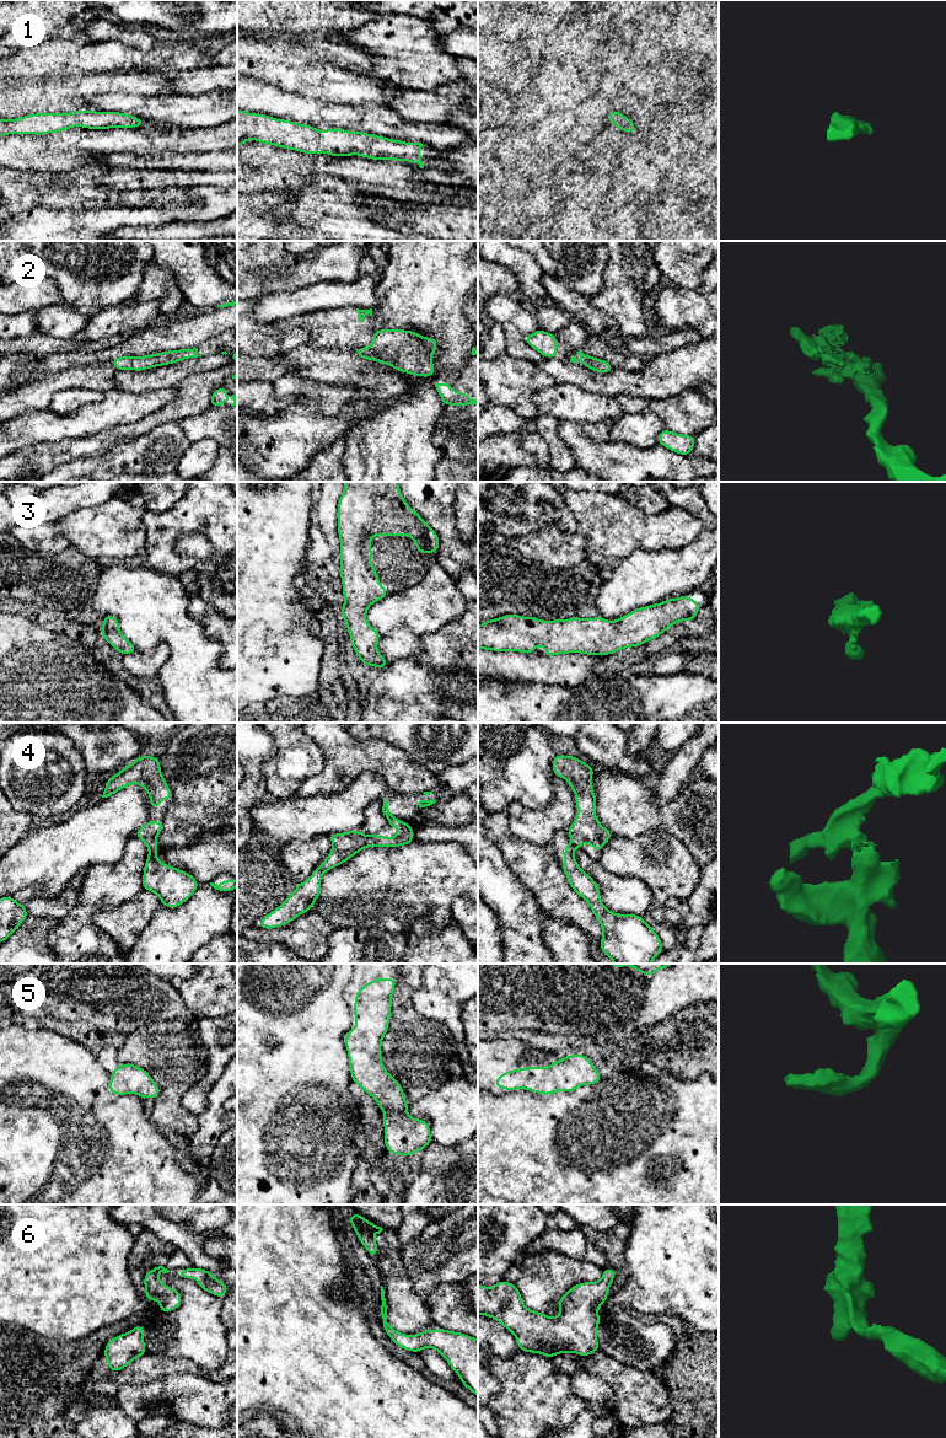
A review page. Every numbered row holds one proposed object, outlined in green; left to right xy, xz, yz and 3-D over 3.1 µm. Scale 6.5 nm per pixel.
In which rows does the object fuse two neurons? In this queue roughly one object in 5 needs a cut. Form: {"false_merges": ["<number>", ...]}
{"false_merges": ["2", "4"]}

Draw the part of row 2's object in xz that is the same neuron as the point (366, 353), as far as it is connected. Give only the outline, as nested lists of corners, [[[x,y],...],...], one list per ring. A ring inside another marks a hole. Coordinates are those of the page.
[[[372,343],[372,344],[370,344],[370,345],[366,347],[366,348],[356,348],[356,349],[354,350],[354,353],[355,353],[359,358],[362,358],[362,359],[373,361],[372,354],[375,353],[375,350],[376,350],[376,345],[375,345],[375,343]]]

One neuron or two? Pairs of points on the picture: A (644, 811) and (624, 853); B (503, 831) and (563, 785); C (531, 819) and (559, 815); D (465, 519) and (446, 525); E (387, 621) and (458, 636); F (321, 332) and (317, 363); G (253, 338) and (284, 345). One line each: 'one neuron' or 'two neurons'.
A: two neurons
B: two neurons
C: one neuron
D: two neurons
E: two neurons
F: two neurons
G: one neuron

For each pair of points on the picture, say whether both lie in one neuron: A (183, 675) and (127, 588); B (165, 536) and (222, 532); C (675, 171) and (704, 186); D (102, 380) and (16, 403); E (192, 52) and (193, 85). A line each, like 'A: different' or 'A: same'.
A: same
B: same
C: same
D: same
E: different

